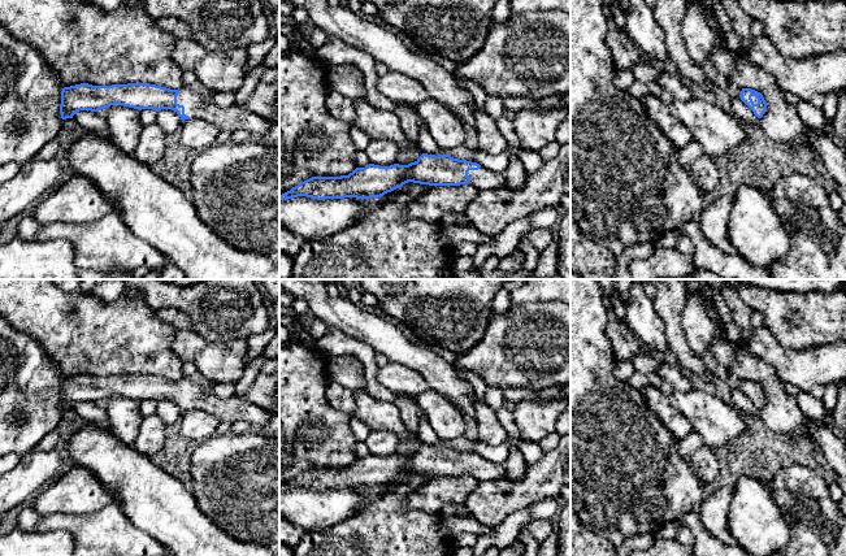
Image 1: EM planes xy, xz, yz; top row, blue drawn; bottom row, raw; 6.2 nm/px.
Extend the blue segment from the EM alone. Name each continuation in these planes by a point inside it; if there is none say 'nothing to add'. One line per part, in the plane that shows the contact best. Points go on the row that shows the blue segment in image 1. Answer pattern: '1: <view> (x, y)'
1: xy (235, 117)

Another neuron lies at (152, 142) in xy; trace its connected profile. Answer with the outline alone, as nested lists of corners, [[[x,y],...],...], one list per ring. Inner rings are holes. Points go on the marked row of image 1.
[[[156,122],[144,126],[133,156],[149,166],[162,158],[166,140],[168,136]]]

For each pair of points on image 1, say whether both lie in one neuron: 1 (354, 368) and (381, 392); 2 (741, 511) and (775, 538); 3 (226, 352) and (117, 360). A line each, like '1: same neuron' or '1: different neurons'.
1: different neurons
2: same neuron
3: different neurons

